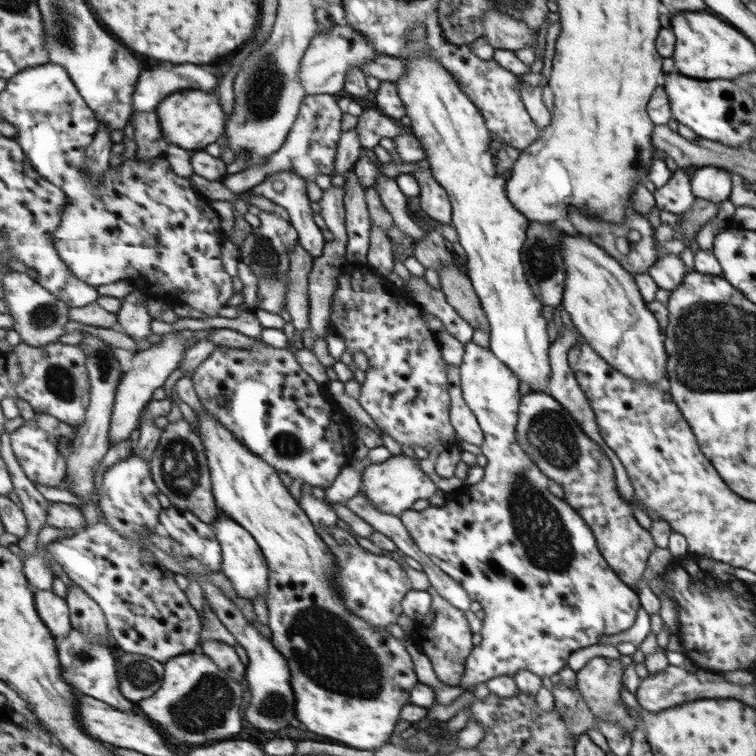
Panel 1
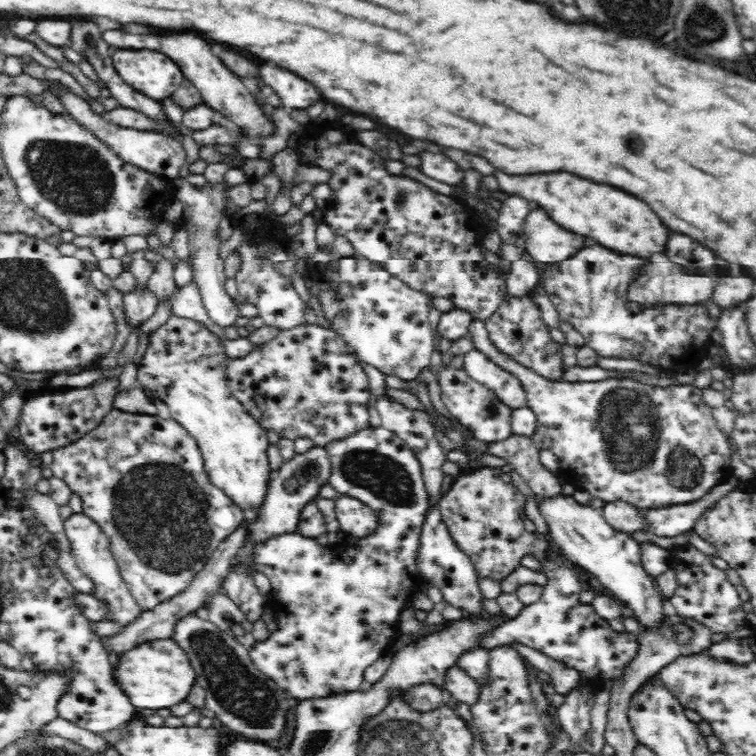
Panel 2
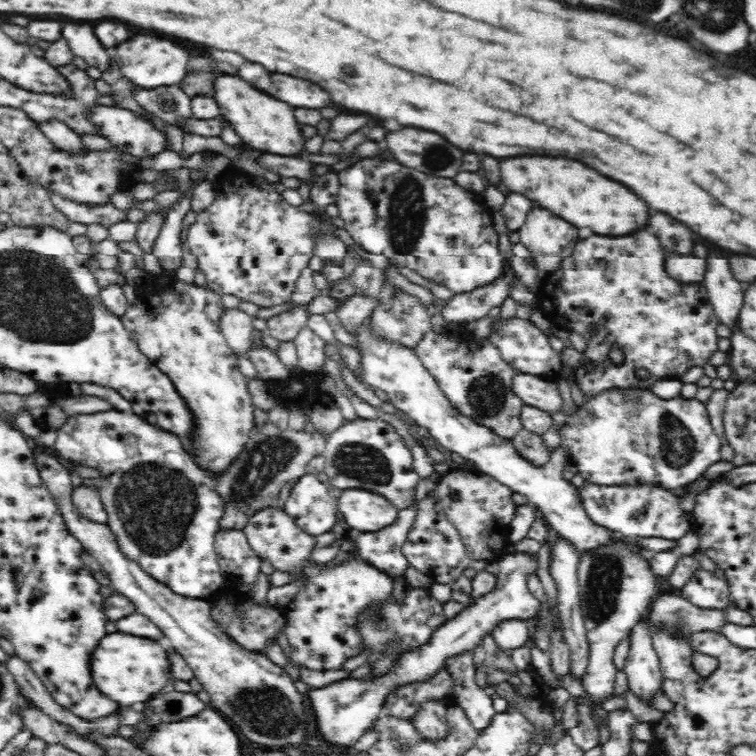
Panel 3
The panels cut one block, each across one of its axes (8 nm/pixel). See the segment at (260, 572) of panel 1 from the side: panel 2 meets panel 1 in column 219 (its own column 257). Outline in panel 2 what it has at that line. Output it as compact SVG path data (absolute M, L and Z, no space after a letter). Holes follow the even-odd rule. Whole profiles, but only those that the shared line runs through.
M314 445L310 447L310 450L306 450L302 454L296 453L292 459L284 461L278 474L269 480L262 506L258 508L258 514L249 524L249 544L239 555L243 564L249 564L253 568L249 550L253 542L266 540L274 534L296 531L300 510L304 508L306 502L318 498L319 489L326 484L328 476L330 476L330 459L328 459L326 449L320 446Z

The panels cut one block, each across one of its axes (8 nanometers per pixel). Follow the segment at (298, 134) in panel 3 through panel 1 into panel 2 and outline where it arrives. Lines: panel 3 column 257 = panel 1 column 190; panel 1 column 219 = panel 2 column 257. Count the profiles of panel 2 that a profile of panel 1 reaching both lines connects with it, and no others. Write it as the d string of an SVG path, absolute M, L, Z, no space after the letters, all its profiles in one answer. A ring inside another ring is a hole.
M106 30L102 32L102 38L116 48L148 48L148 50L156 50L167 54L174 59L183 76L192 81L193 85L198 89L198 93L203 96L204 104L220 113L226 120L230 120L235 126L238 126L246 137L259 141L260 136L274 135L274 116L266 114L254 92L250 90L248 81L228 70L228 67L212 52L210 52L210 44L206 40L202 40L196 34L170 34L170 36L154 36L154 34L128 34L122 30Z

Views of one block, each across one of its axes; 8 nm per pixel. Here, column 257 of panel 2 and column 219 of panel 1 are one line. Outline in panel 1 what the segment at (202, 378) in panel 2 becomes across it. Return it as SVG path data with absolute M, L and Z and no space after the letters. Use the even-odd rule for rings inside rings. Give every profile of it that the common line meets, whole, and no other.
M203 408L201 413L195 413L211 466L211 480L218 507L258 542L270 567L270 588L265 600L267 625L271 630L270 644L287 662L297 721L309 732L343 742L351 748L378 749L389 742L399 712L409 703L407 699L411 689L418 682L413 674L411 658L407 656L401 640L395 640L386 630L371 626L371 623L350 614L343 606L342 599L338 598L332 586L335 558L319 538L313 523L305 518L302 507L297 506L291 494L283 488L275 469L258 455L249 452L231 435L231 429L227 429L207 408Z

